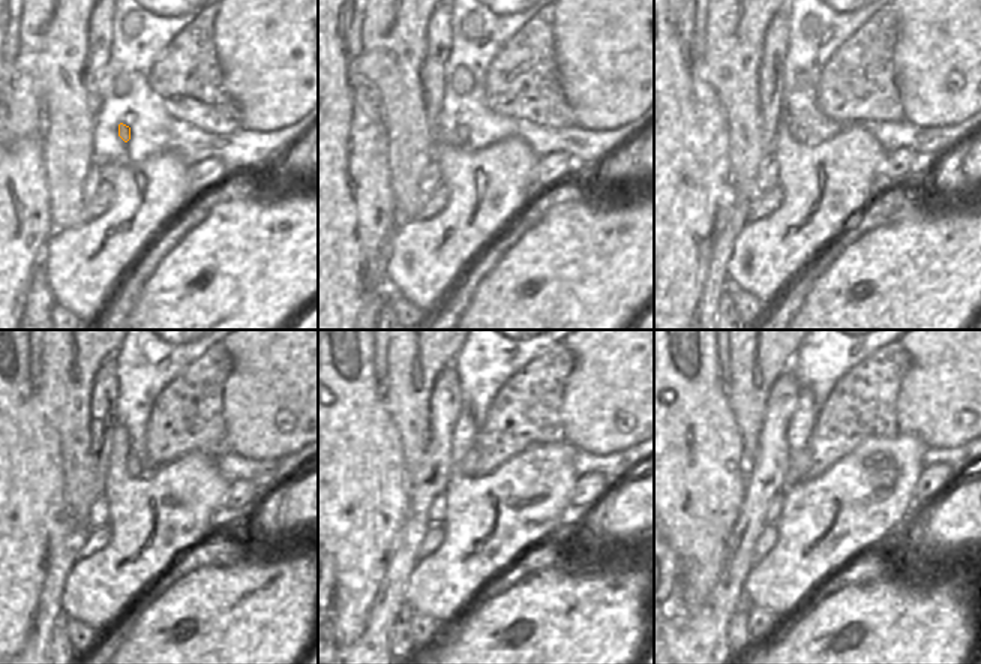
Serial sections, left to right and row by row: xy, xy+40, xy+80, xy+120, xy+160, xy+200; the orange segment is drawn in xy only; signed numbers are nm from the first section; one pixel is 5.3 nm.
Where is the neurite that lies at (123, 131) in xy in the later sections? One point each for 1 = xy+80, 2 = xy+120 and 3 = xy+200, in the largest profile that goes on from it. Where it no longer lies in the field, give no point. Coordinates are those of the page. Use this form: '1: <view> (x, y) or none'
1: xy+80 (798, 132)
2: xy+120 (134, 465)
3: xy+200 (800, 462)

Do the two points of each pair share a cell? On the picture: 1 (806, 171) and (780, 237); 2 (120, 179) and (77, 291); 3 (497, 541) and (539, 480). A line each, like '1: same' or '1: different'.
1: same
2: same
3: same

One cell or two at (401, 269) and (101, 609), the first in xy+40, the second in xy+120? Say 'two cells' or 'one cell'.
one cell

